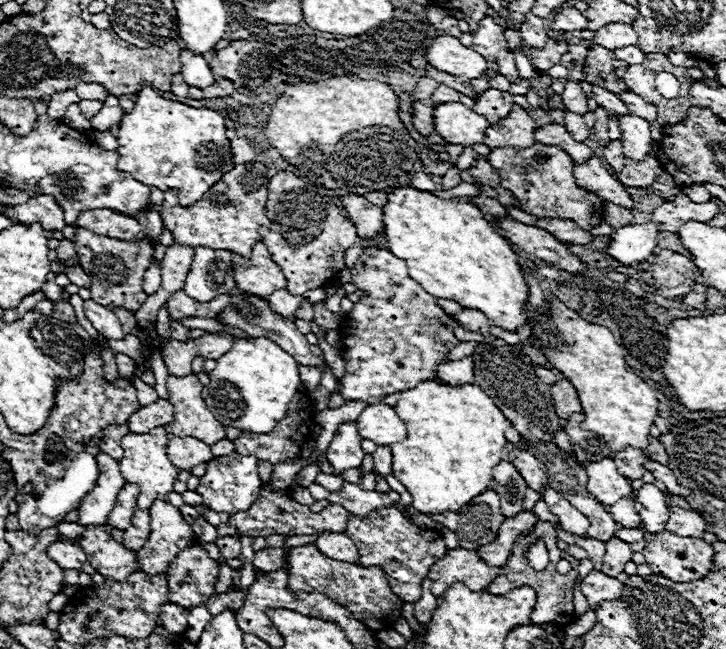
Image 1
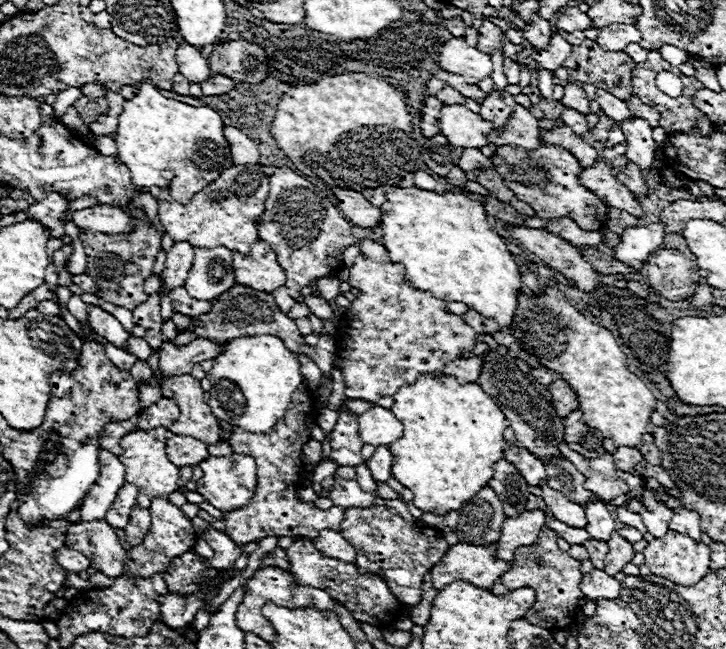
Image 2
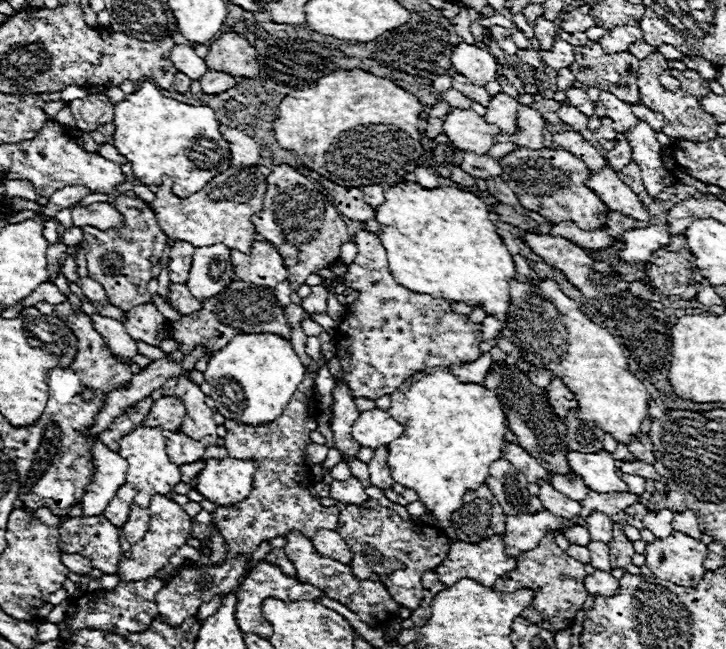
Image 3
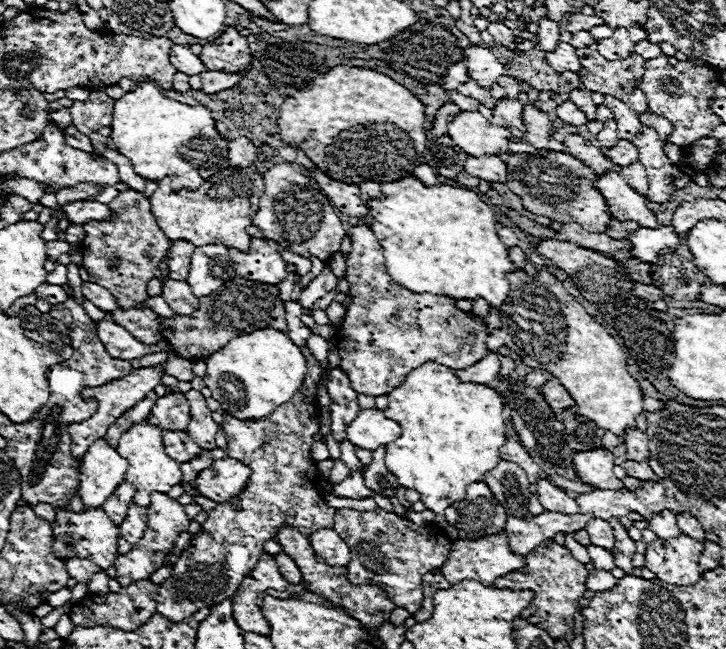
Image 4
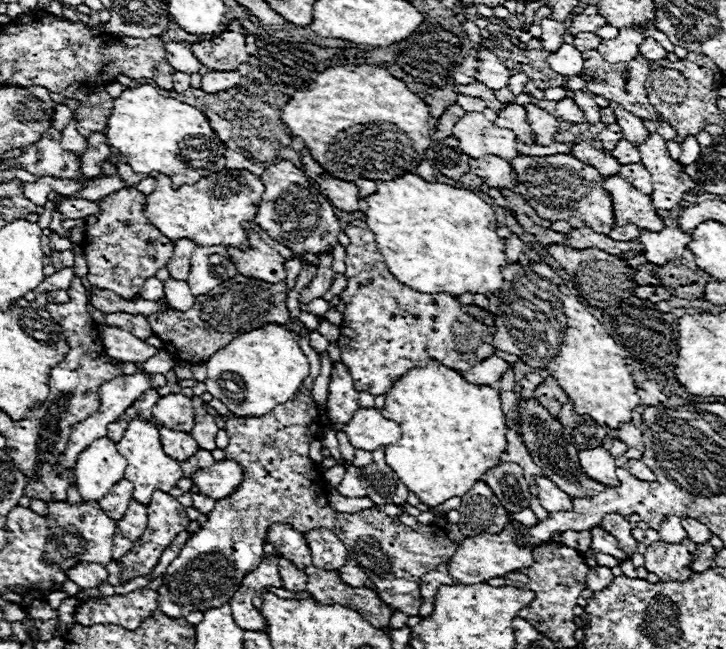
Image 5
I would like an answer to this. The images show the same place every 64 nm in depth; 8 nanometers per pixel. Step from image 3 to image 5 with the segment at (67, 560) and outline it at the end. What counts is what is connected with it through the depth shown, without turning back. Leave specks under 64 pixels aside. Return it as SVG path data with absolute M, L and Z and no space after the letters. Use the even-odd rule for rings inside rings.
M84 562L84 564L76 564L76 568L68 570L68 580L76 582L80 588L98 588L102 582L108 580L108 572L102 564Z

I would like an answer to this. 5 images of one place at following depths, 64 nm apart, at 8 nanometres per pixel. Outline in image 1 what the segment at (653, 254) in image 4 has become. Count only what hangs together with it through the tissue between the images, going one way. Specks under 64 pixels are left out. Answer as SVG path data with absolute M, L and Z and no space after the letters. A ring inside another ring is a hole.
M630 224L616 230L606 252L624 266L632 266L644 262L656 248L660 234L660 224Z

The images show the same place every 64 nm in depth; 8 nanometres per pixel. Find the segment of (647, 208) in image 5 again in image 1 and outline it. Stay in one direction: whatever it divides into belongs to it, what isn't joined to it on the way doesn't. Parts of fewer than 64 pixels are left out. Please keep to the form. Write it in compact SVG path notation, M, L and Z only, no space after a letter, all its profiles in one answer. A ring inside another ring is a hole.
M596 156L584 164L576 164L576 184L580 184L580 188L588 188L588 192L596 192L596 196L600 196L604 202L612 202L628 210L636 206L626 188L604 168Z

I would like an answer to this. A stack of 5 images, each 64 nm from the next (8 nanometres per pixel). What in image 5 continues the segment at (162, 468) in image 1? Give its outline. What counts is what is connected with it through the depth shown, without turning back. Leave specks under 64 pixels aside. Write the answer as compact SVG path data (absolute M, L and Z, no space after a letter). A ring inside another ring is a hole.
M142 418L130 420L128 428L126 428L126 434L124 434L124 438L120 442L116 442L116 448L128 460L128 468L124 472L124 478L132 480L132 484L134 484L134 500L138 500L142 504L150 502L150 496L152 496L152 492L156 488L160 488L162 492L168 492L184 476L182 468L180 468L180 462L164 454L160 434L158 434L158 426L148 422L148 420L142 420Z

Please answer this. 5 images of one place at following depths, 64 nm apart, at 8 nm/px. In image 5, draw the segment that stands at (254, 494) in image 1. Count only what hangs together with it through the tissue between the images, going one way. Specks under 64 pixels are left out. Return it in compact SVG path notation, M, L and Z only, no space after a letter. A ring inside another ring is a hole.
M220 460L208 468L196 470L192 482L200 490L200 494L220 500L230 496L238 488L238 484L242 482L242 468L232 460Z

